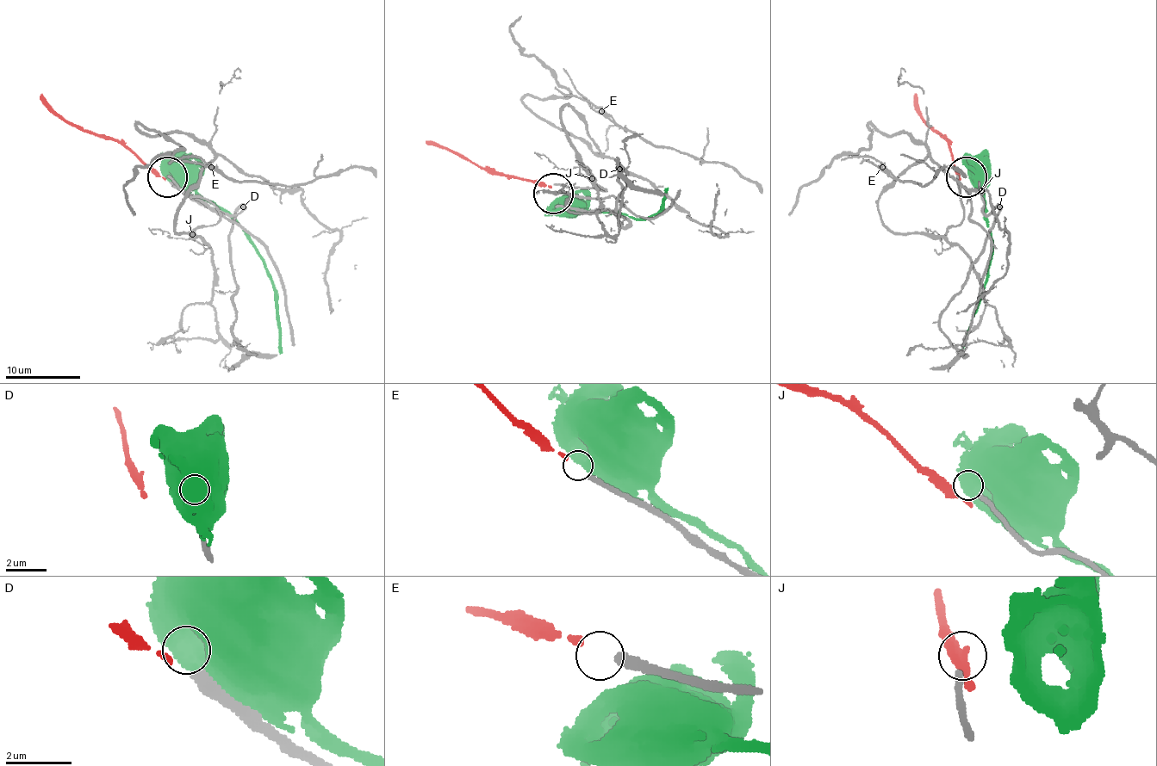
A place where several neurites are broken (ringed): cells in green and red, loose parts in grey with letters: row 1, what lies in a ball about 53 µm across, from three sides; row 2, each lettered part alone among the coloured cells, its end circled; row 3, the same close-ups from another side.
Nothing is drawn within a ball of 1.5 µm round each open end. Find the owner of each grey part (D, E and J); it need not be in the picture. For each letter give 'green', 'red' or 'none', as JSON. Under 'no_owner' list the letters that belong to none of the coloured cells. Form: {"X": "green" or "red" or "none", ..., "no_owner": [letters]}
{"D": "none", "E": "red", "J": "none", "no_owner": ["D", "J"]}

